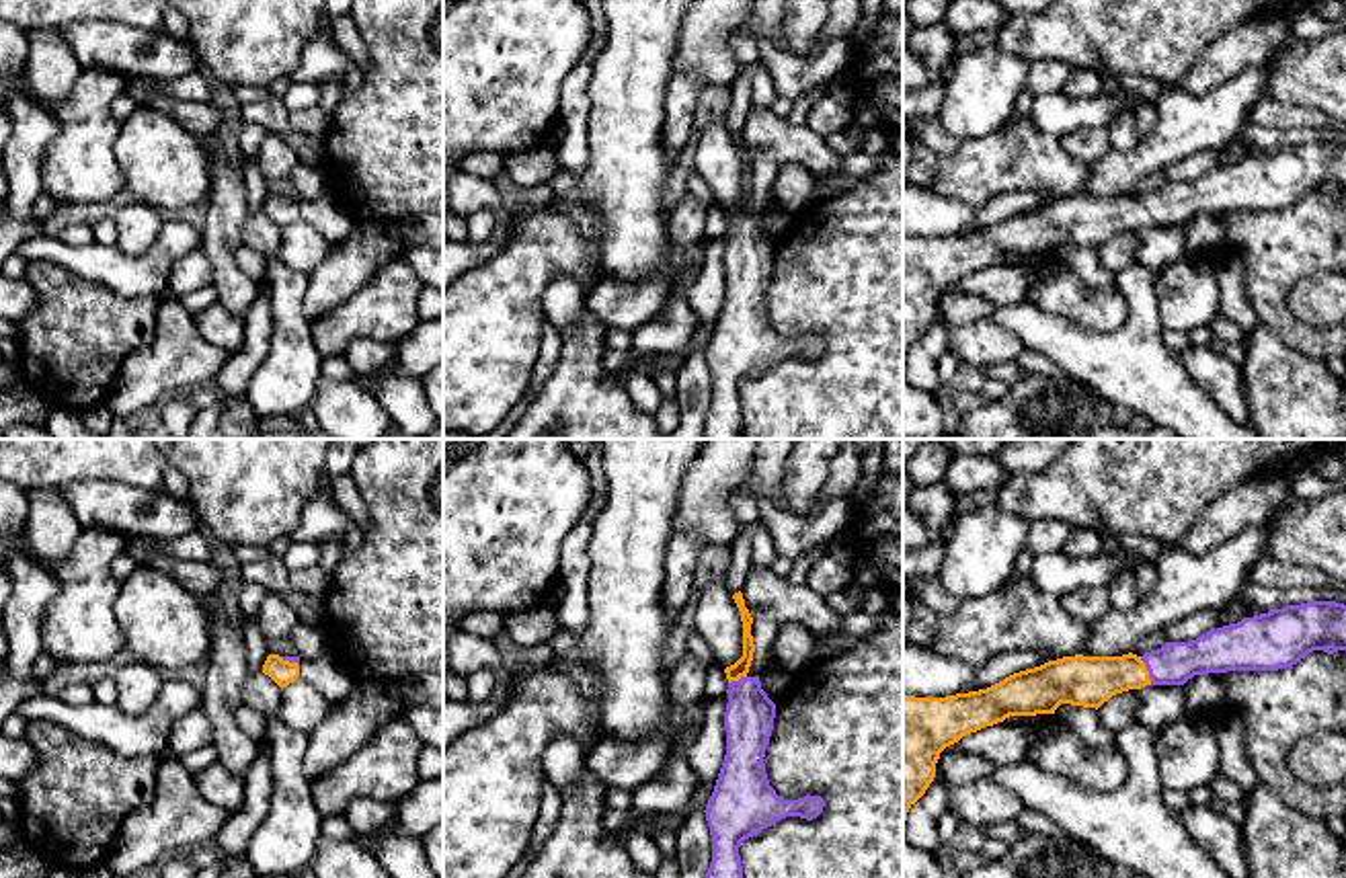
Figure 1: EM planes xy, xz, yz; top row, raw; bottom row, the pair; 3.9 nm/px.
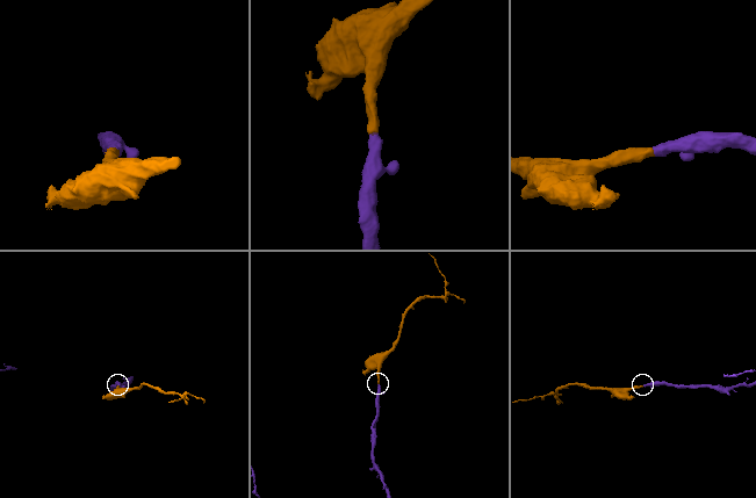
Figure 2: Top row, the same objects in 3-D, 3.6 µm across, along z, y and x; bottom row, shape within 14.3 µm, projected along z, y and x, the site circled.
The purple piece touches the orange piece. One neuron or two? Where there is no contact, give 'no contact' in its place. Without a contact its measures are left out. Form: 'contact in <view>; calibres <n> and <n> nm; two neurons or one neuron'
contact in yz; calibres 170 and 200 nm; one neuron

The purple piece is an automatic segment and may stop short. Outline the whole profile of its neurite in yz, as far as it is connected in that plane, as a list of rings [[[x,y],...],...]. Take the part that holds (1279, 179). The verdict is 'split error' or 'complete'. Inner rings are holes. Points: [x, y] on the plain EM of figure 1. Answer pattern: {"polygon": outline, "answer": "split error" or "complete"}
{"polygon": [[[1309,142],[1286,146],[1254,158],[1243,158],[1211,170],[1190,183],[1165,183],[1161,189],[1137,197],[1063,197],[1026,209],[1003,222],[968,234],[946,238],[903,236],[903,369],[909,349],[925,334],[936,318],[940,293],[962,277],[1010,256],[1055,254],[1061,244],[1100,248],[1112,236],[1145,226],[1184,226],[1194,215],[1227,211],[1278,211],[1297,205],[1313,191],[1334,195],[1346,191],[1346,146]]], "answer": "split error"}

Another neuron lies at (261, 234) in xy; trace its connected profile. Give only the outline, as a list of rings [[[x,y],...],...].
[[[263,211],[250,213],[244,222],[244,246],[273,261],[281,250],[281,228]]]

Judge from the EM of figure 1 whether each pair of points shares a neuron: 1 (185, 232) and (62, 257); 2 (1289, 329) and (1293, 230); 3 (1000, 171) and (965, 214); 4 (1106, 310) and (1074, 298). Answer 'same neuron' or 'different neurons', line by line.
1: same neuron
2: same neuron
3: different neurons
4: same neuron

